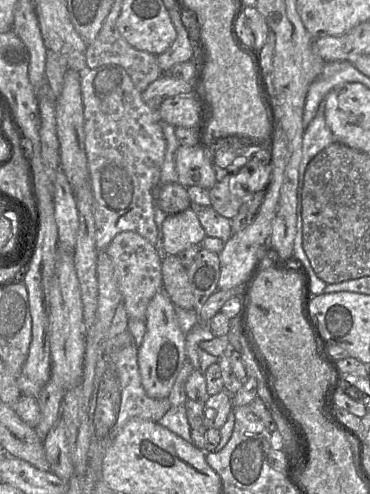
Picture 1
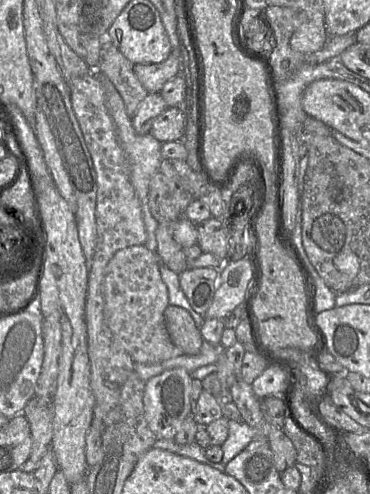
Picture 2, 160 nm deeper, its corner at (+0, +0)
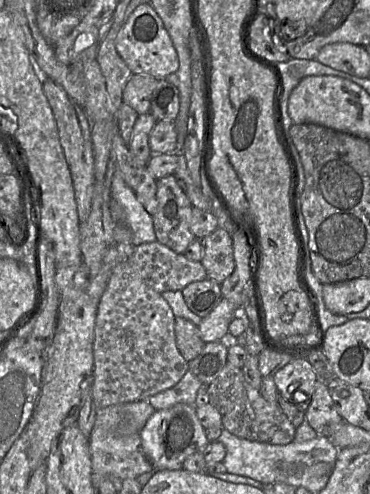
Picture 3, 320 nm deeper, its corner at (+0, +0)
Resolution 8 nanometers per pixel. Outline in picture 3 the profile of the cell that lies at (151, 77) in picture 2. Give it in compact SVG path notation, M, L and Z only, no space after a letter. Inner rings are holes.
M132 74L123 91L123 102L138 115L148 113L153 93L160 80L147 74Z

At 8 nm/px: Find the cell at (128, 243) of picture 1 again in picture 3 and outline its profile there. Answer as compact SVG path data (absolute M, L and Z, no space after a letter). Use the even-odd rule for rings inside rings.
M128 261L112 270L101 297L94 338L93 401L96 411L101 408L147 400L175 386L189 370L175 339L175 316L162 294L150 288L132 269Z

